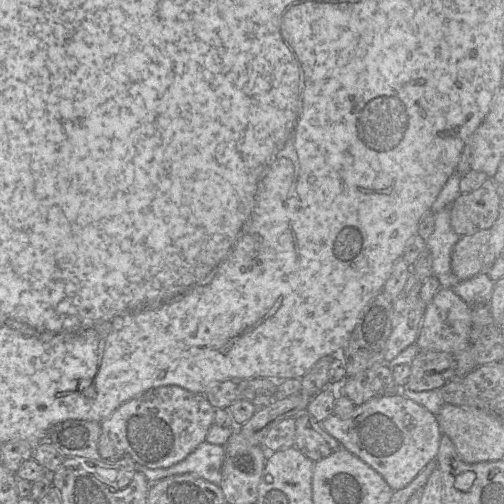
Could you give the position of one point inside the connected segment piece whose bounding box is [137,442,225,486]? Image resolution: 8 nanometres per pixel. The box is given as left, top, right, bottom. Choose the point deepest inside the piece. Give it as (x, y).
(206, 461)

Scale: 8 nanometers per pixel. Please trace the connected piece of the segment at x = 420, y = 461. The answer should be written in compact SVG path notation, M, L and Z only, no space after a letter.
M400 394L374 397L356 406L351 418L341 419L333 414L322 421L321 425L328 434L340 442L342 447L378 472L393 491L405 488L430 461L436 460L442 436L438 417Z

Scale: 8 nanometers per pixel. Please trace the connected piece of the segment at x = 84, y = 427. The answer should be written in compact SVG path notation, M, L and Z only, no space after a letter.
M66 419L53 424L46 433L49 441L65 457L84 458L101 463L98 451L101 421Z

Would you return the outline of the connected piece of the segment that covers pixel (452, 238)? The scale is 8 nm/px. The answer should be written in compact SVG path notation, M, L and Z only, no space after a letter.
M445 208L435 215L435 228L426 240L427 248L433 257L433 275L443 288L454 289L459 279L451 268L452 251L459 236L451 225L451 209Z

